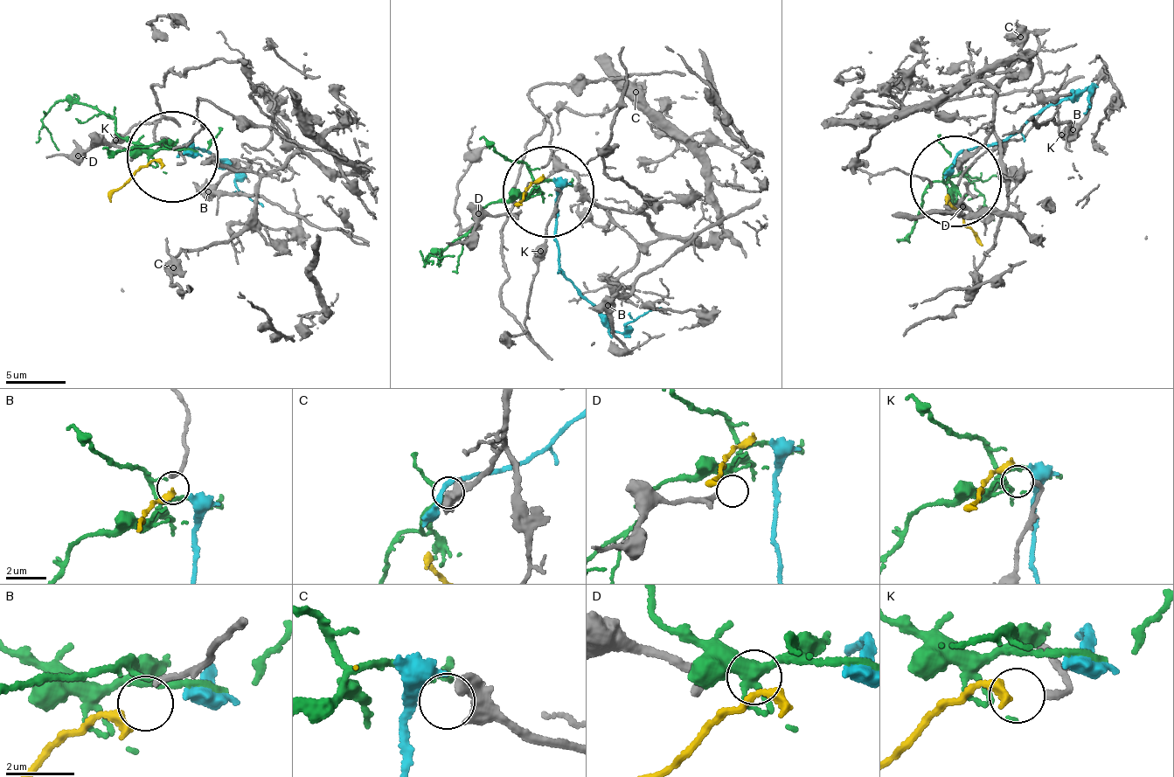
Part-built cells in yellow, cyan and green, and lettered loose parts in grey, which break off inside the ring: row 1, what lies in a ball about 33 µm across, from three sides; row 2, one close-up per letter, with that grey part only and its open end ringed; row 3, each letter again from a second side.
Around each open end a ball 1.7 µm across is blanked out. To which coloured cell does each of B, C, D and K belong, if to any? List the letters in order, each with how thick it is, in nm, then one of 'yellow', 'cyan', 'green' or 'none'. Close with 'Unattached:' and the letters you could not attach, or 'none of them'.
B: 150 nm | yellow
C: 320 nm | green
D: 240 nm | none
K: 180 nm | none
Unattached: D, K

